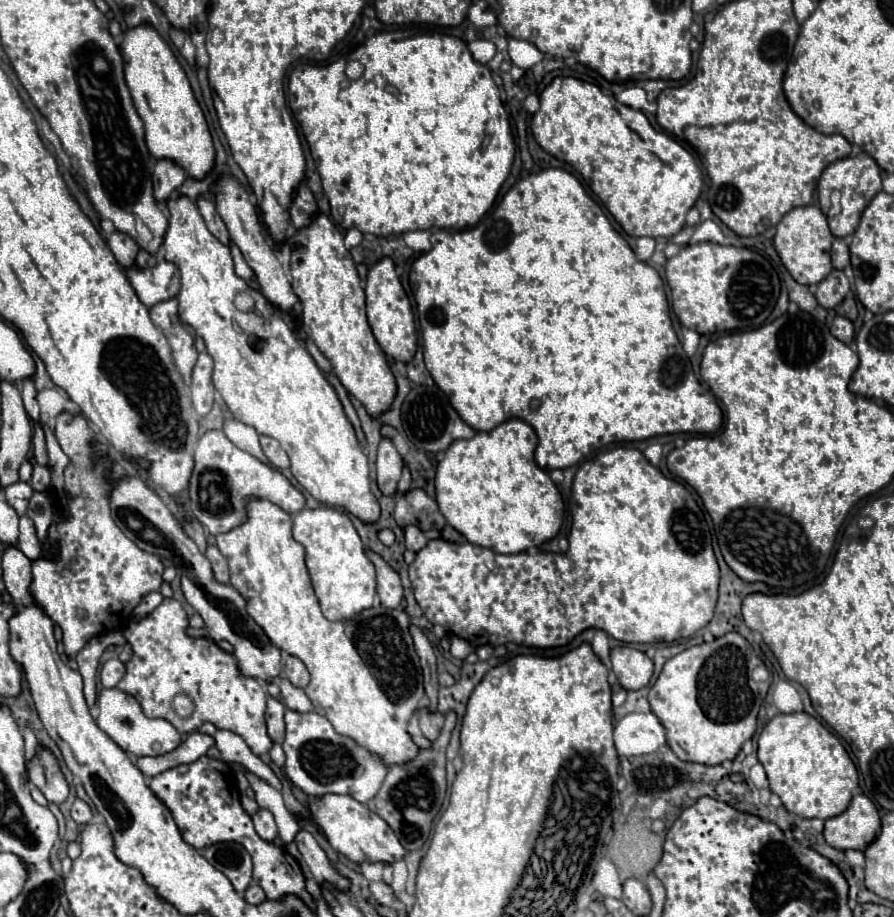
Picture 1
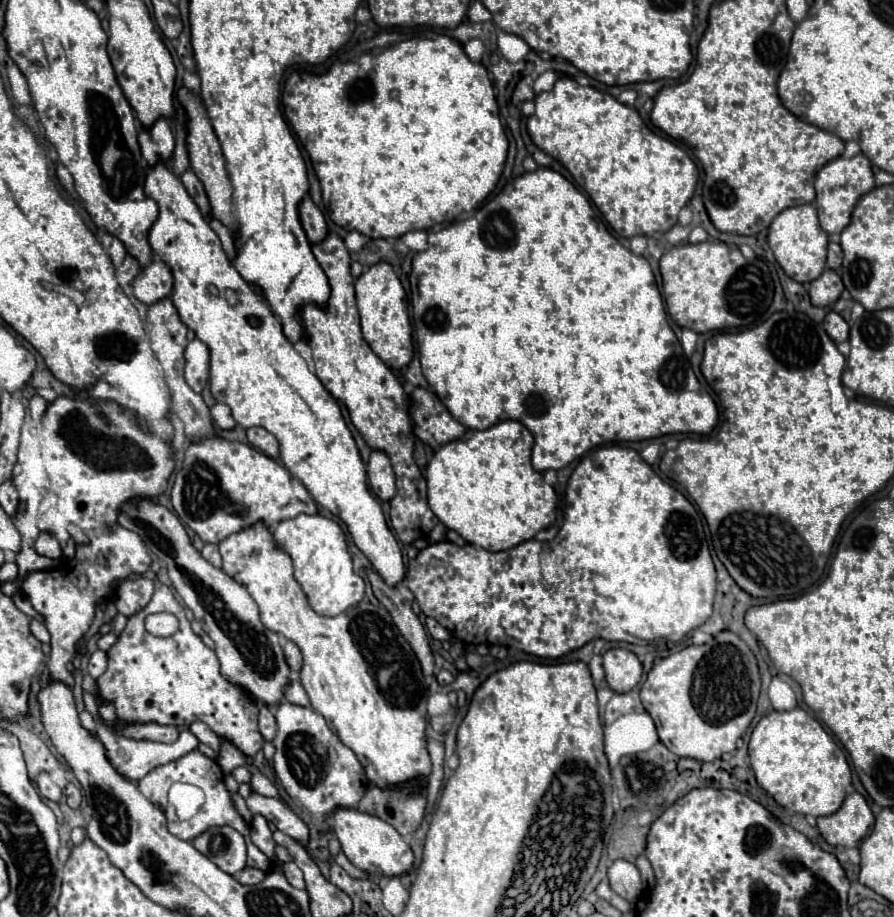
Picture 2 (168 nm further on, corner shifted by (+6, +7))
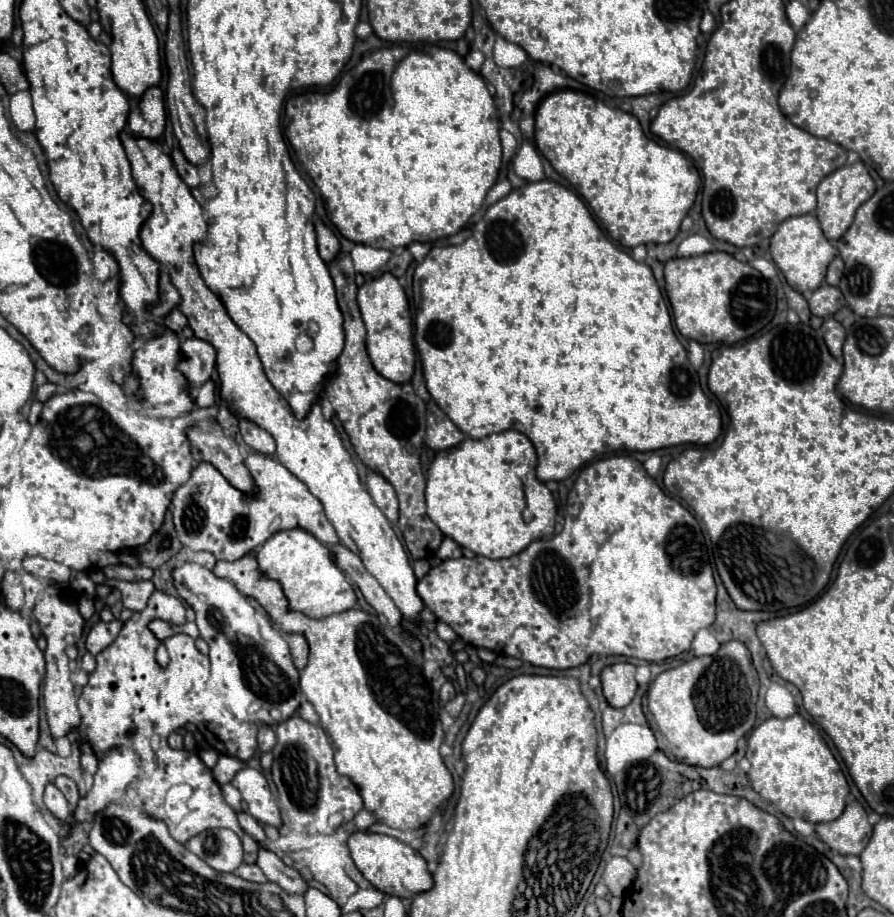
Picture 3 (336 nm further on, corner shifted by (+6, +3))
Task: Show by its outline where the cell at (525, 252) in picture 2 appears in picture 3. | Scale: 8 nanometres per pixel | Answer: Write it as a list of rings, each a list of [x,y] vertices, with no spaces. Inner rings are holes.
[[[530,182],[512,190],[508,196],[492,204],[484,218],[474,224],[472,236],[458,246],[434,246],[413,275],[413,299],[419,299],[415,318],[416,348],[422,360],[424,380],[434,402],[462,428],[470,438],[486,438],[502,430],[518,430],[526,434],[538,454],[536,476],[542,482],[566,480],[584,464],[612,452],[652,452],[680,444],[712,444],[722,433],[722,418],[718,404],[710,402],[700,388],[698,376],[692,370],[686,350],[674,334],[668,306],[654,280],[648,264],[636,262],[630,254],[616,248],[594,222],[586,204],[568,188],[550,182]]]

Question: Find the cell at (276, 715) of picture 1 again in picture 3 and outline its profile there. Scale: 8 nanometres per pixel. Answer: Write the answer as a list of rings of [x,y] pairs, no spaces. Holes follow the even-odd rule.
[[[260,726],[260,732],[258,732],[258,750],[264,754],[264,752],[270,752],[276,744],[276,734],[270,726]]]

